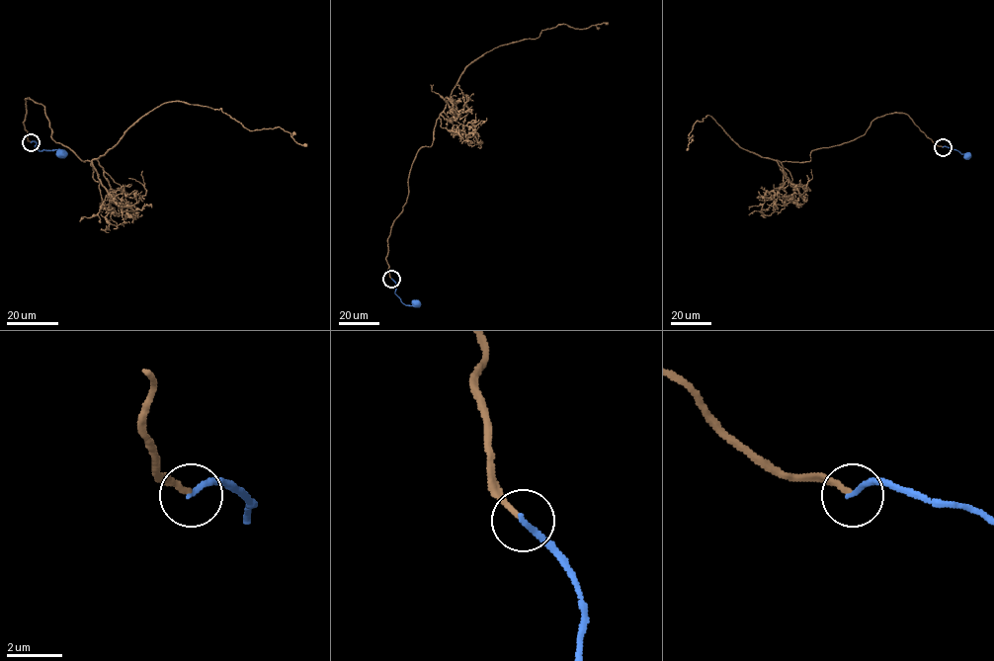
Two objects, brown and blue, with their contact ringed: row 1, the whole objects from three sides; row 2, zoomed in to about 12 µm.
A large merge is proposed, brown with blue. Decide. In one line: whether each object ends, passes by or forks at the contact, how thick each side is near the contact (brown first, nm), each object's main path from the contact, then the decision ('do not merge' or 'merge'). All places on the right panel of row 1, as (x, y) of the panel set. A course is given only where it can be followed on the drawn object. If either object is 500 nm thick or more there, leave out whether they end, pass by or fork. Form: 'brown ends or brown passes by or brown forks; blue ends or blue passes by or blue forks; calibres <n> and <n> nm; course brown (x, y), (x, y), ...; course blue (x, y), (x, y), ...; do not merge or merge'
brown ends; blue ends; calibres 200 and 200 nm; course brown (943, 147), (893, 113), (808, 162), (780, 162), (739, 146), (707, 115), (688, 150); course blue (943, 147), (961, 154), (969, 153), (967, 155); do not merge

